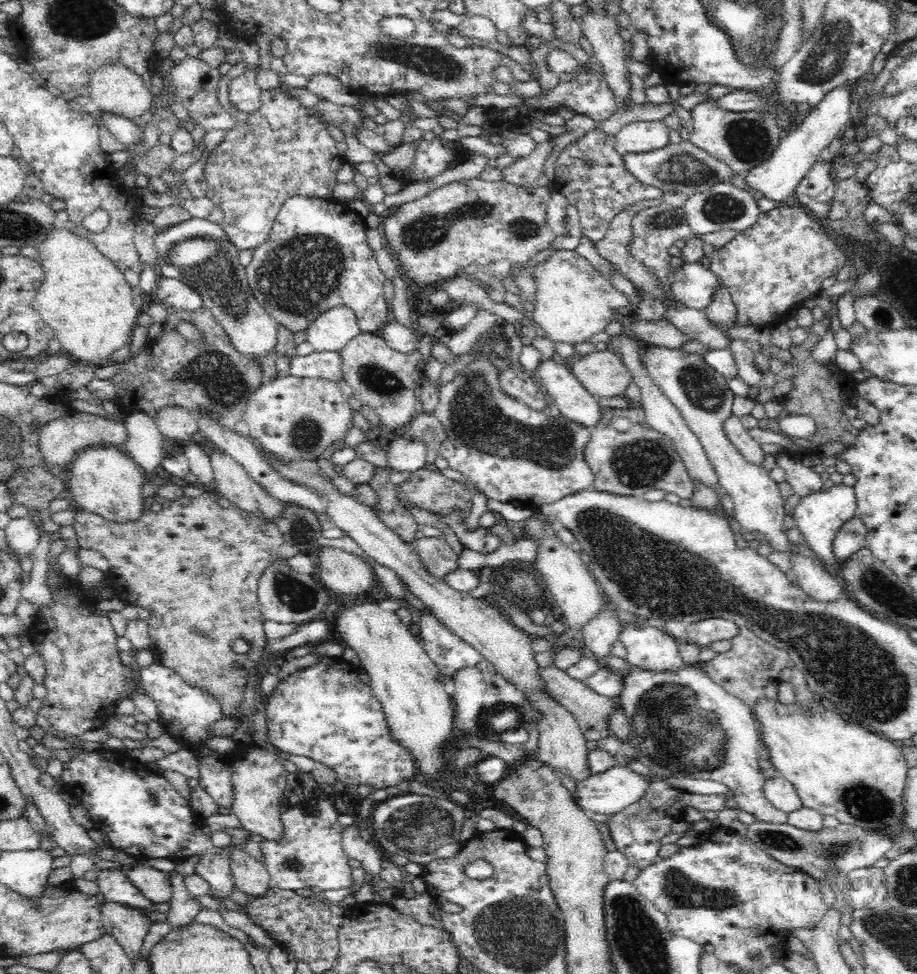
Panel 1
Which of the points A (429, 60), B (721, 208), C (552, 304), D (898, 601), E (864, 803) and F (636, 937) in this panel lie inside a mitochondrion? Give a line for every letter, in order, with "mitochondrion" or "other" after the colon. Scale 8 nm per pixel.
A: mitochondrion
B: mitochondrion
C: other
D: mitochondrion
E: mitochondrion
F: mitochondrion

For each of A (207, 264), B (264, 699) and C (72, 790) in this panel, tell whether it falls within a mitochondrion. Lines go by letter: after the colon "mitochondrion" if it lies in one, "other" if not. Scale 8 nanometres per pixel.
A: mitochondrion
B: other
C: other

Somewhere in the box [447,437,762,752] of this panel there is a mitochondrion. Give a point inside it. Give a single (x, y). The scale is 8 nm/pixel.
(504, 716)

